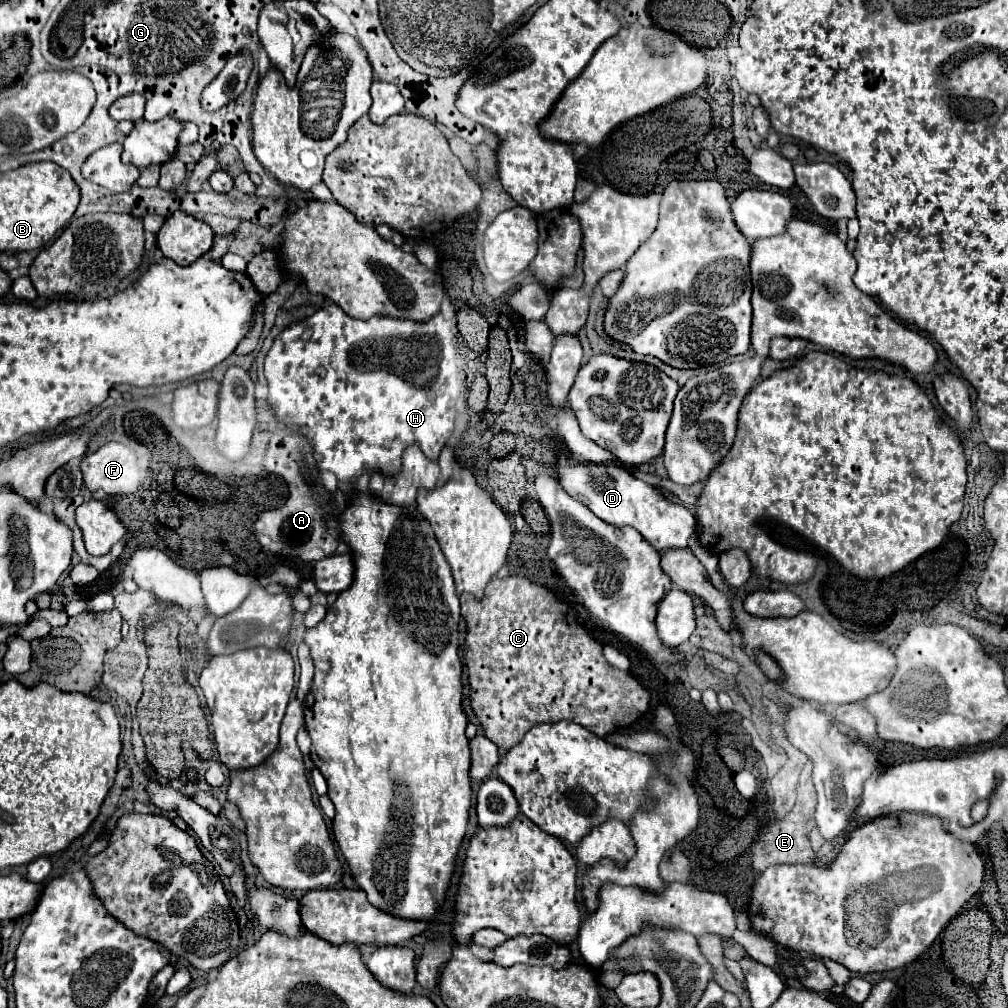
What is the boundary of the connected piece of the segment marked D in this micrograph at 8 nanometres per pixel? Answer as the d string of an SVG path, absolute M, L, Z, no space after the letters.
M561 452L557 474L563 490L567 490L571 498L585 504L597 518L607 524L635 528L657 550L685 548L689 536L697 528L697 522L687 508L665 500L657 488L645 484L643 480L635 478L629 470L619 468L617 464L577 462L569 454Z

